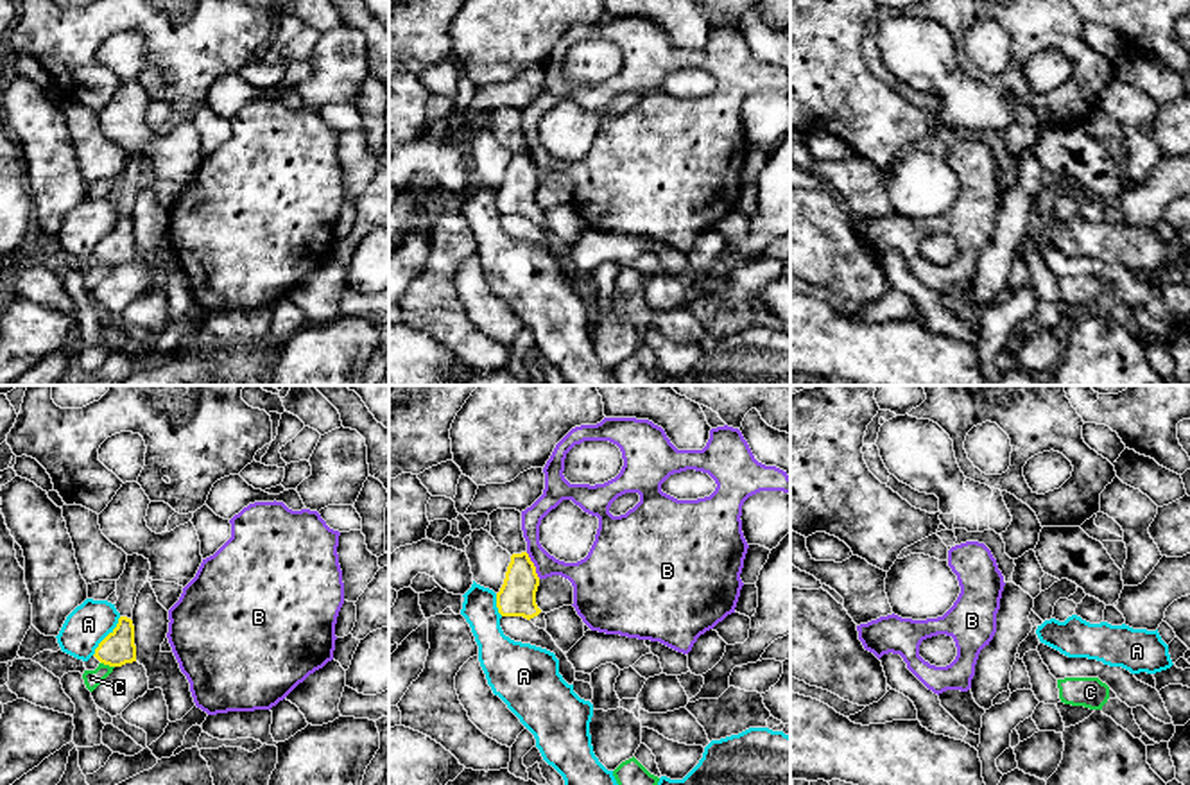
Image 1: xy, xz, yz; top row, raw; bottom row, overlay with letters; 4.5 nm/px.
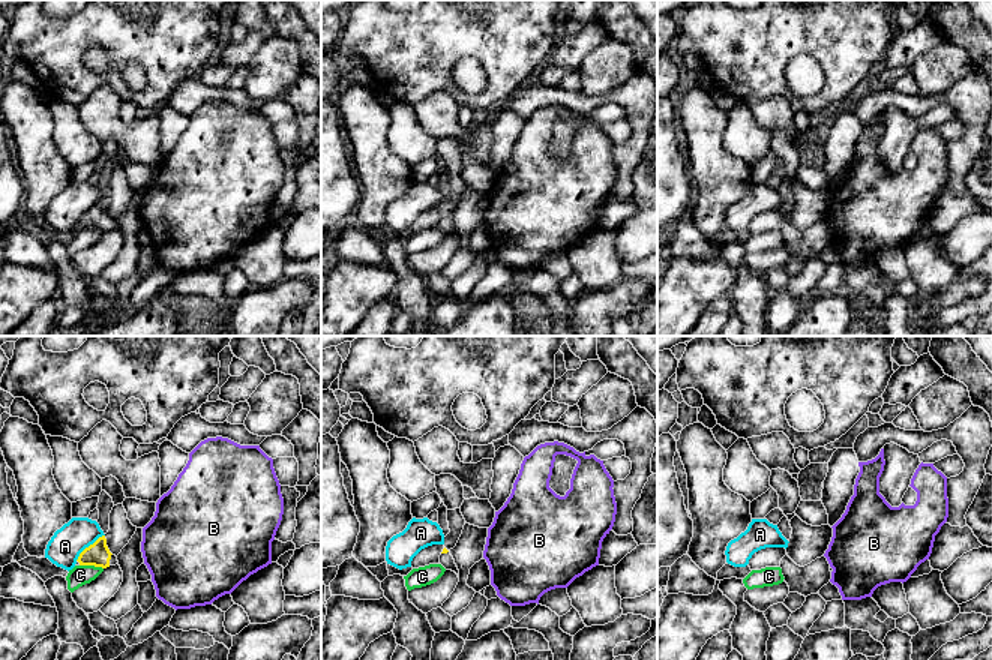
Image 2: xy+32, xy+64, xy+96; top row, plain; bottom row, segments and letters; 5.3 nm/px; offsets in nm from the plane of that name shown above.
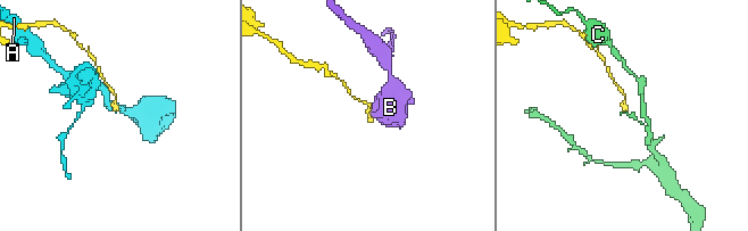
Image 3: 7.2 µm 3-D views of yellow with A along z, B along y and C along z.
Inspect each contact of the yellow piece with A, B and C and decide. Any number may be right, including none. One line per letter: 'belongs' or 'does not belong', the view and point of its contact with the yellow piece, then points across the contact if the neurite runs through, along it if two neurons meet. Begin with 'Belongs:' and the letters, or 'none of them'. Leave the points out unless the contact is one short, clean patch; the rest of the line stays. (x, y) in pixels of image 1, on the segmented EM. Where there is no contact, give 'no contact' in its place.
Belongs: none of them
A: does not belong; contact xy (106, 637)
B: does not belong; contact xz (533, 565); border xz (526, 552), (540, 577)
C: does not belong; contact xy (108, 664); border xy (101, 662), (113, 667)

